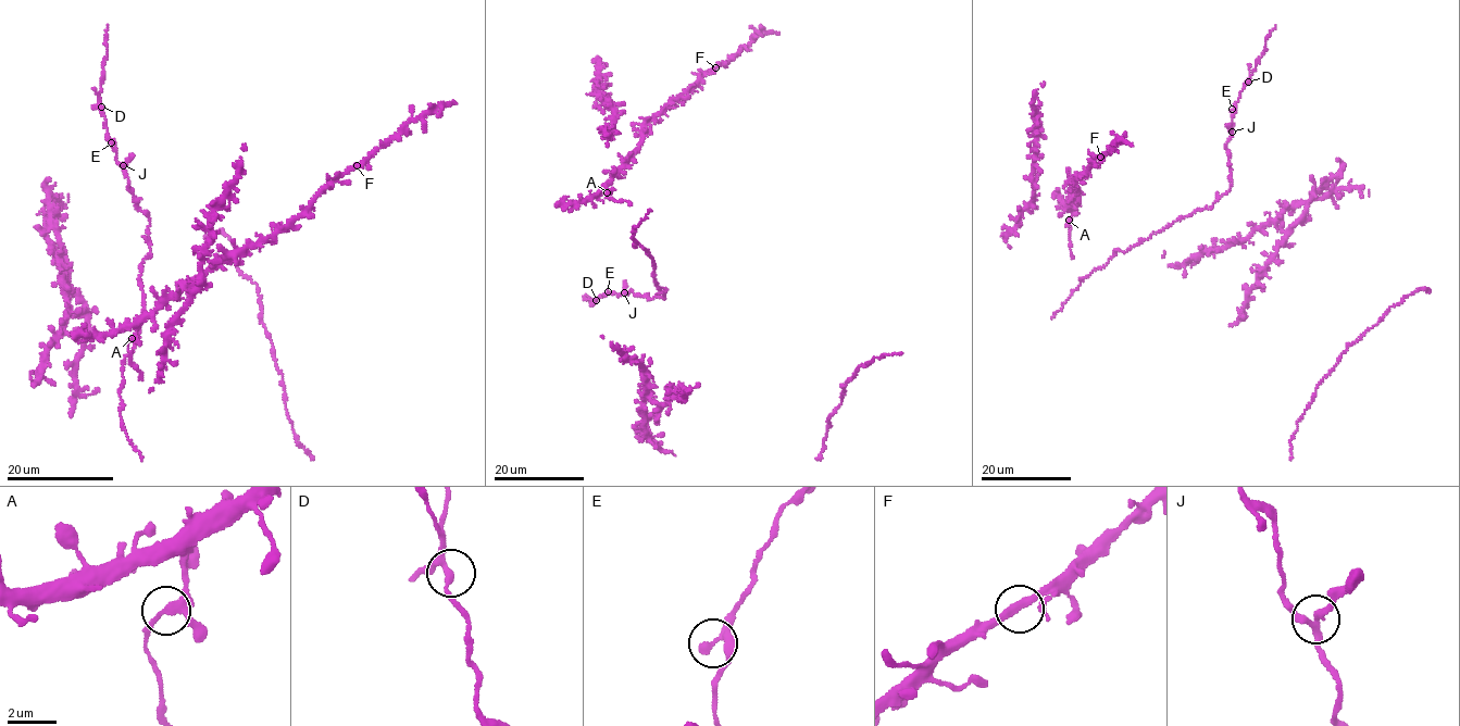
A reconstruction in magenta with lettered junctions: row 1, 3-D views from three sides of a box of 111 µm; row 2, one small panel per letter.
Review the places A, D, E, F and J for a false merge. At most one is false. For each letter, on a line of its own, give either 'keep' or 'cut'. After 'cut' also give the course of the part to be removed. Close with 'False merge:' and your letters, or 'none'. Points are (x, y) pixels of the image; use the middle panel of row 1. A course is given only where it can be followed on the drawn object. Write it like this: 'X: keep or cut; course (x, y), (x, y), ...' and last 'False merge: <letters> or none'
A: cut; course (607, 192), (607, 199), (633, 203)
D: keep
E: keep
F: keep
J: keep
False merge: A

